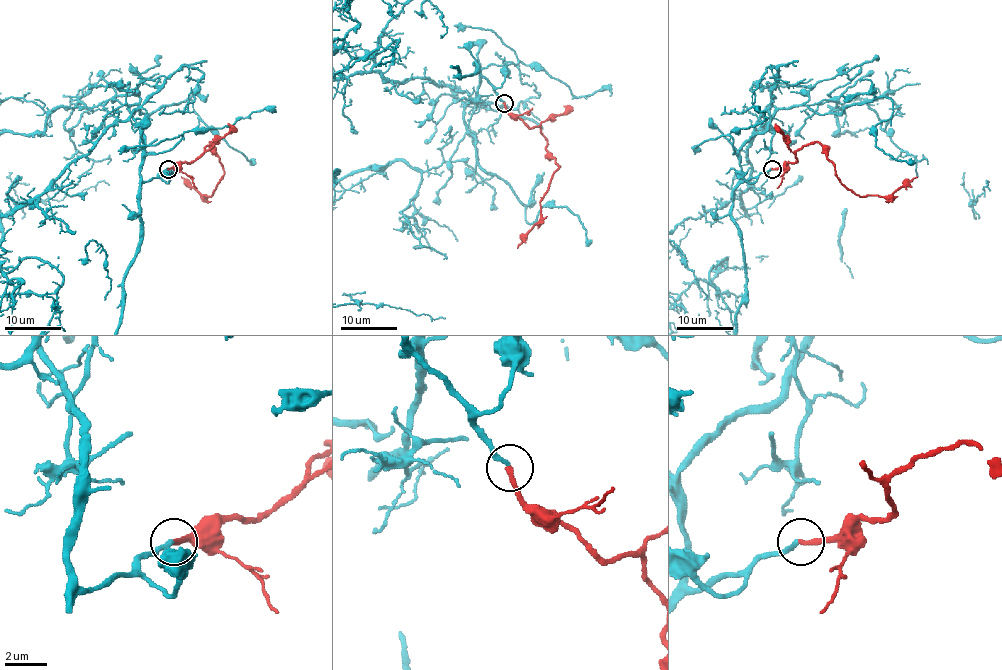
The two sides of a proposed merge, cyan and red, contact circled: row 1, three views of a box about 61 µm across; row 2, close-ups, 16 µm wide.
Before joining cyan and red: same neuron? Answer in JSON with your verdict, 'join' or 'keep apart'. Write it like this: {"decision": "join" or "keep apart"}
{"decision": "join"}

